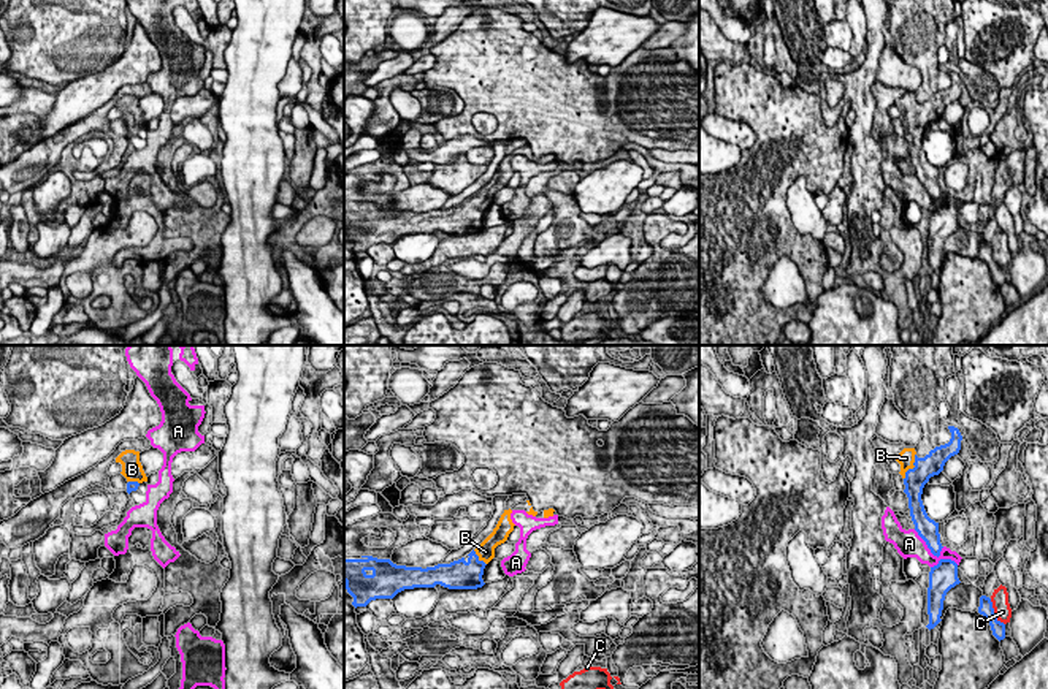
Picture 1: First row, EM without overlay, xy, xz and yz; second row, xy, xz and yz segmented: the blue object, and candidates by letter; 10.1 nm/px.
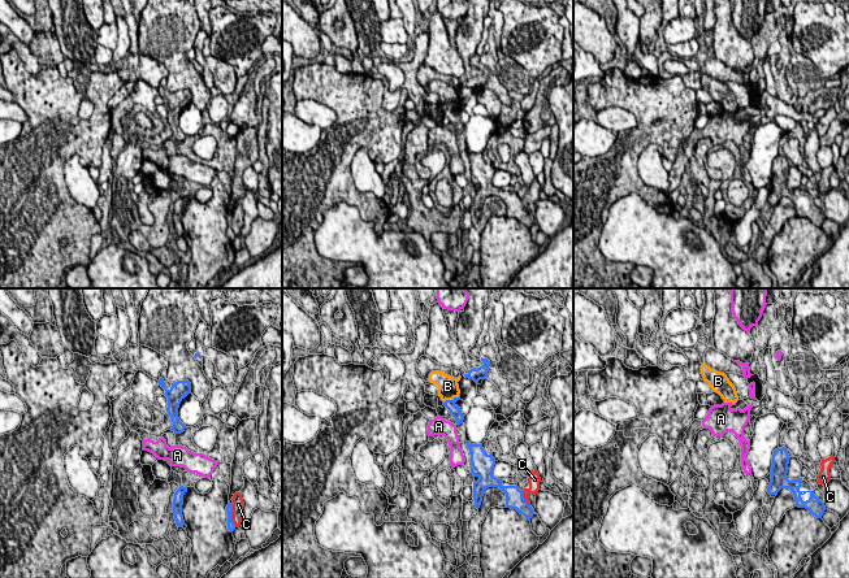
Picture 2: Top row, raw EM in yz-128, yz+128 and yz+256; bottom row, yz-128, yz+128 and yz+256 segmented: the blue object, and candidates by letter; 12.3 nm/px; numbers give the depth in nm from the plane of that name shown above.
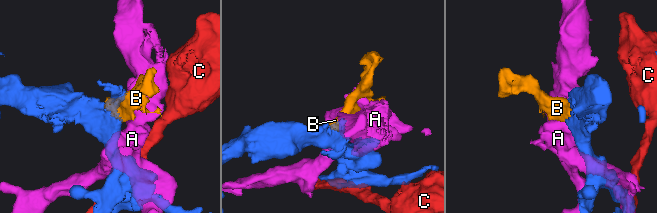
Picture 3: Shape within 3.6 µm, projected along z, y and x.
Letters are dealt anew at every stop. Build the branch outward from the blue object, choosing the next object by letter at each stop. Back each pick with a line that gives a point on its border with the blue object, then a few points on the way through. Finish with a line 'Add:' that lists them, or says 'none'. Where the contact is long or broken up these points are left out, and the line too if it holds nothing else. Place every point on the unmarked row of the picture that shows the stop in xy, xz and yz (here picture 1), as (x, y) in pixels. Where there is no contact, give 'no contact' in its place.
B: meets blue in yz at (914, 113)
Add: B

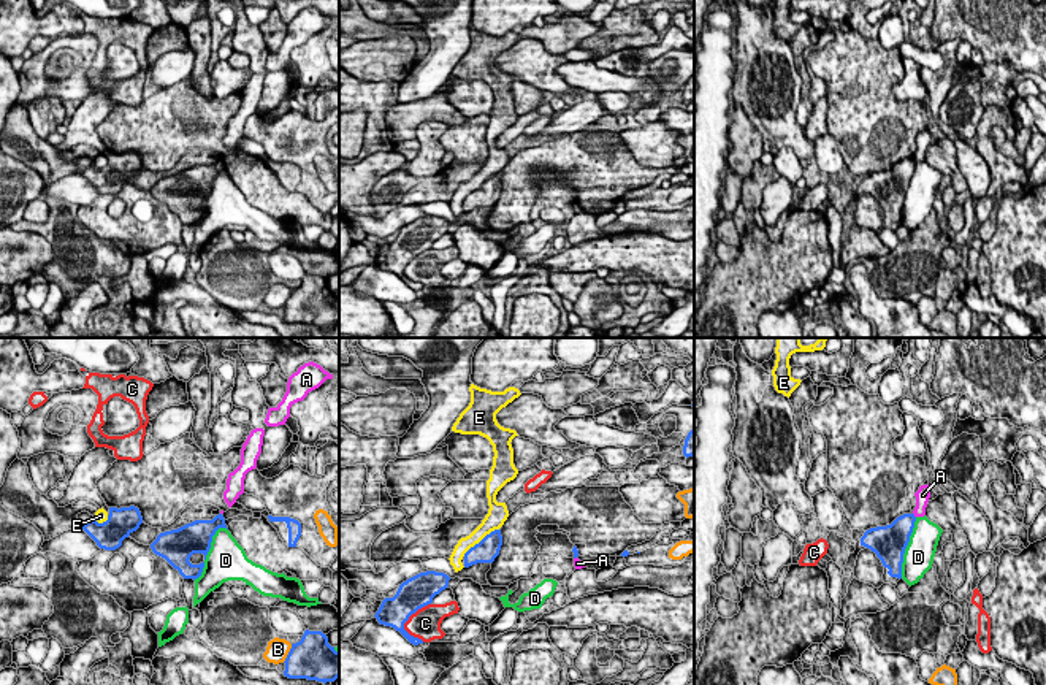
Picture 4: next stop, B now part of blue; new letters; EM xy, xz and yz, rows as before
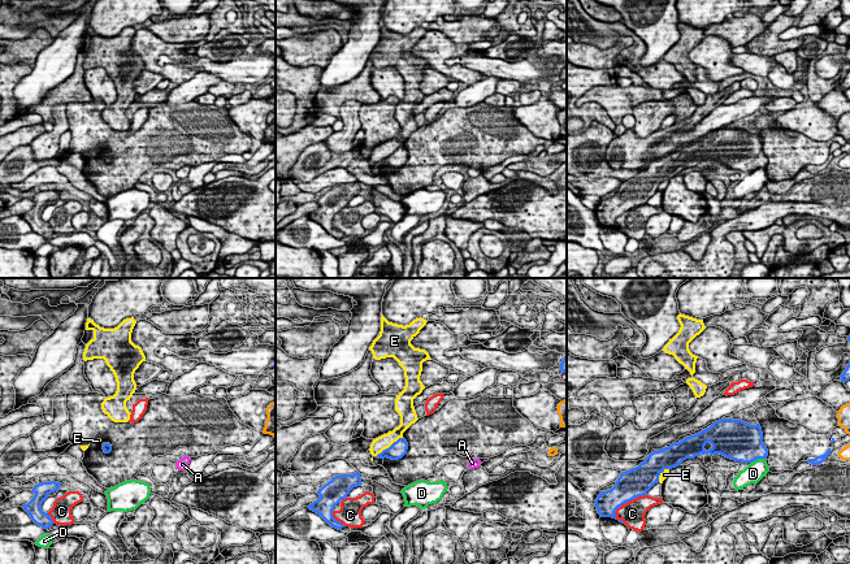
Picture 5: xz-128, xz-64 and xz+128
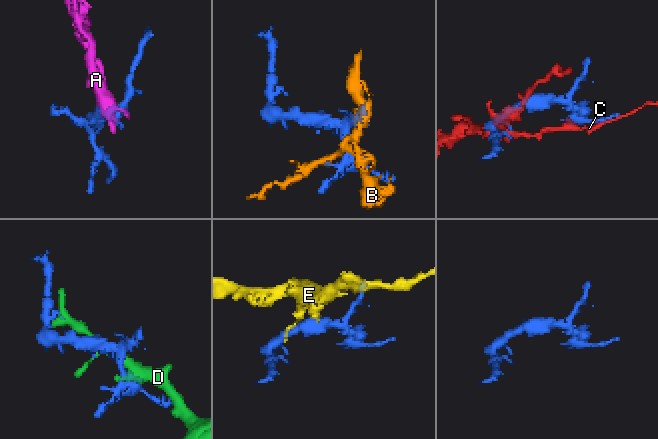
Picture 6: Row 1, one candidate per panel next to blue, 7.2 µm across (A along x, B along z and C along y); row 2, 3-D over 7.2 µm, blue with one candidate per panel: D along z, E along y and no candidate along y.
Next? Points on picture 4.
Add: none

